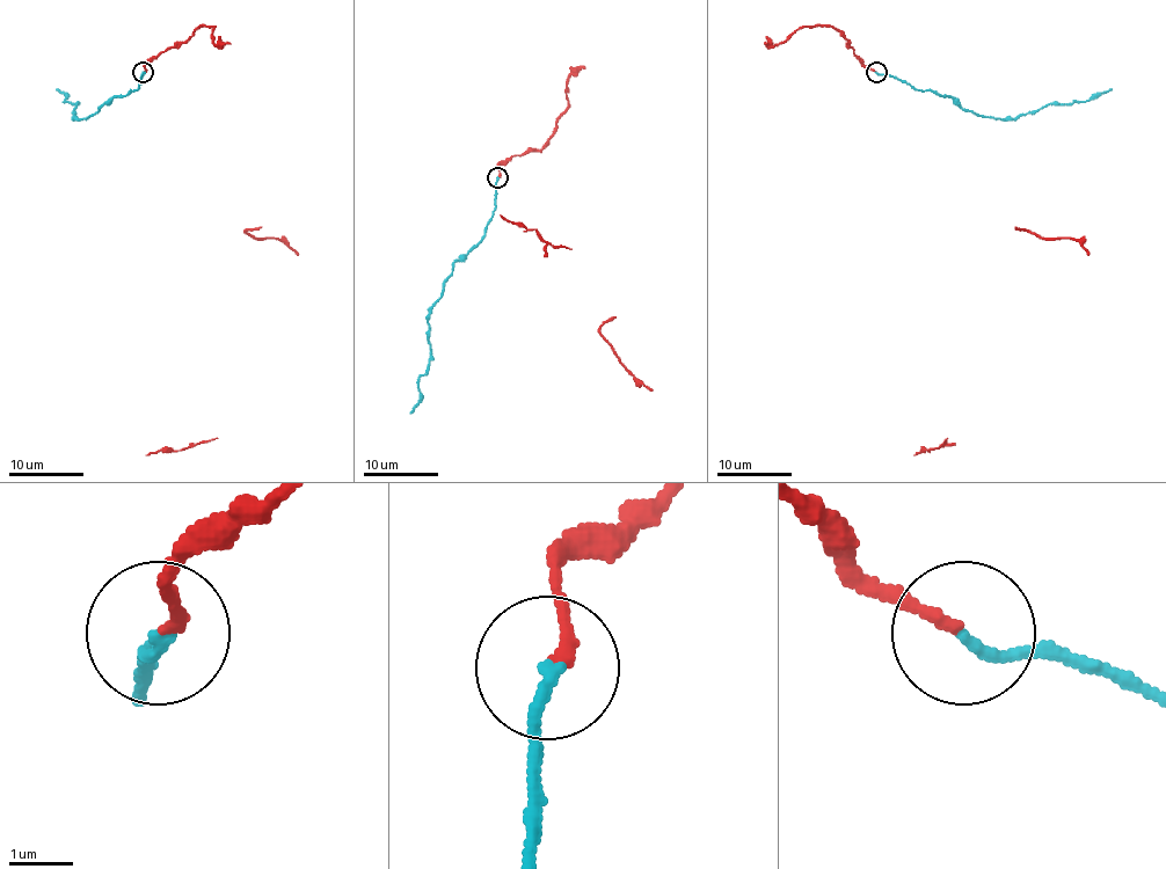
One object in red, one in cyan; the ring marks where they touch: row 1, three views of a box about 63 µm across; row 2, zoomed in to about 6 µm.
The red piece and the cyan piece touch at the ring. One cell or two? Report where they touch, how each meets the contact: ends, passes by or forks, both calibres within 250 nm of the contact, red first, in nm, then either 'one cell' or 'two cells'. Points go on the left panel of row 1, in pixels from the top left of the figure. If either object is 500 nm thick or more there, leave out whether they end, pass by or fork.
place (143, 72); red ends; cyan ends; calibres 190 and 180 nm; one cell

